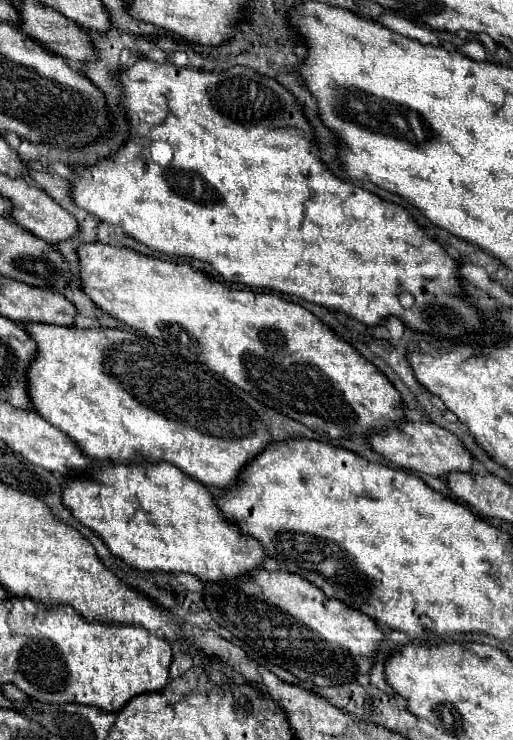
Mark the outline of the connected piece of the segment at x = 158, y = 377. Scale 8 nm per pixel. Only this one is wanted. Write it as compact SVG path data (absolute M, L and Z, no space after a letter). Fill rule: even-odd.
M24 322L22 328L38 346L26 372L30 404L96 462L132 462L132 456L146 462L164 460L204 486L226 488L236 480L244 464L272 442L258 414L250 406L246 412L246 402L234 394L238 390L230 388L224 378L184 360L152 338L116 328L96 330L36 322Z

